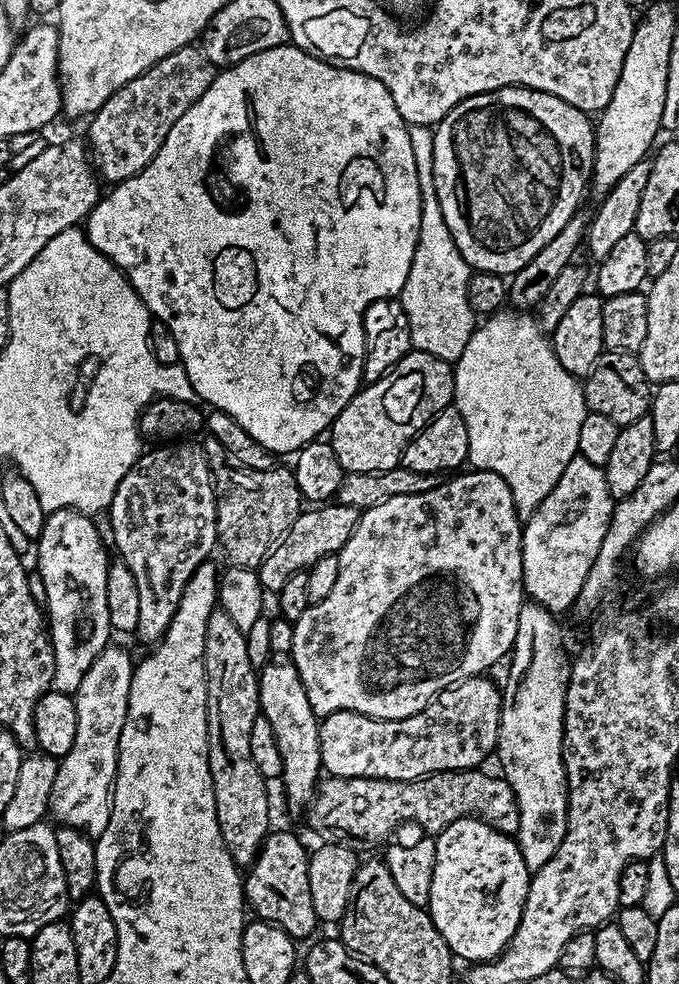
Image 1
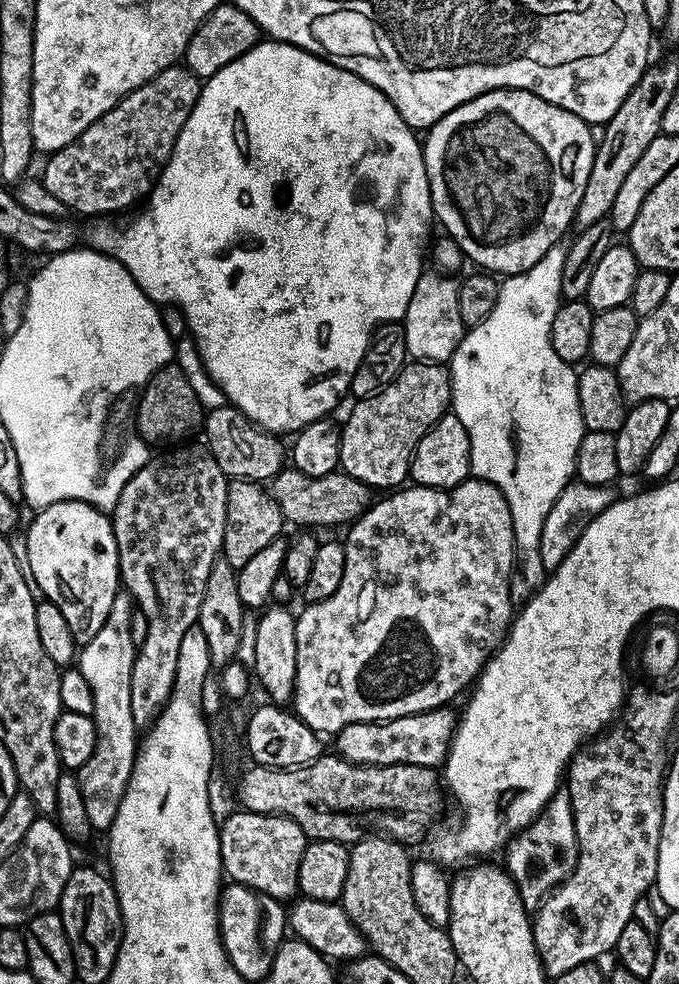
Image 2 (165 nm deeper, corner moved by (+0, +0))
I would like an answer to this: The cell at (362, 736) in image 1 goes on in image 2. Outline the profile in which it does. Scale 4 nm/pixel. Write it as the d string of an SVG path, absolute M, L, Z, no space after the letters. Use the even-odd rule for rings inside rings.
M451 707L431 708L429 712L410 714L393 720L370 722L354 722L348 724L341 732L335 733L335 751L351 764L413 764L439 769L448 756L448 748L452 744L452 736L456 733L458 723L457 713L451 712Z

